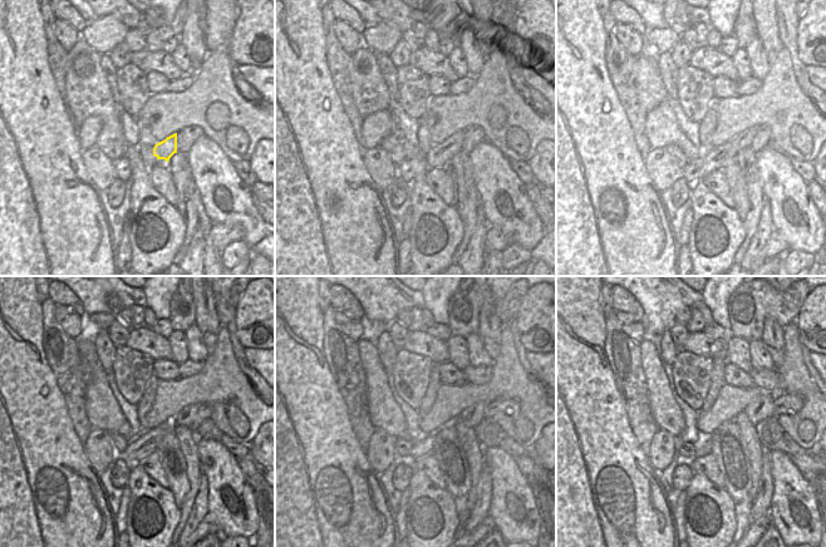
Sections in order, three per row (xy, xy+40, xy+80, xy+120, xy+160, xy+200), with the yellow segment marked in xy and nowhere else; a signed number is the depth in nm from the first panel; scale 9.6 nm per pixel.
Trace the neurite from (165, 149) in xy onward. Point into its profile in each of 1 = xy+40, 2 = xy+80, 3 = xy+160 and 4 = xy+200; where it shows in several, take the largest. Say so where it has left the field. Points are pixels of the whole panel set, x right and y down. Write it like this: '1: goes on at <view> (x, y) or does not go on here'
1: goes on at xy+40 (452, 144)
2: goes on at xy+80 (743, 139)
3: goes on at xy+160 (471, 415)
4: goes on at xy+200 (761, 408)

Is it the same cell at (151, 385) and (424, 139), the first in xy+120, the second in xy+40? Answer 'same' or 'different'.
same

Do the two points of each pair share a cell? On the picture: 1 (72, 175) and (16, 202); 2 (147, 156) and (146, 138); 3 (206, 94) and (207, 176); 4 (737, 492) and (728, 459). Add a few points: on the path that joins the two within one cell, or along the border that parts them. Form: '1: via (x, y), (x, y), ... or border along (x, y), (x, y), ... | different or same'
1: via (49, 175), (34, 175), (21, 163), (16, 180) | same
2: via (146, 152), (146, 142) | same
3: border along (203, 134), (227, 158) | different
4: via (737, 484), (734, 467) | same

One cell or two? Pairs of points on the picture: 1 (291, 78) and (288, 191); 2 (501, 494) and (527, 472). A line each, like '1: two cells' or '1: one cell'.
1: one cell
2: two cells

